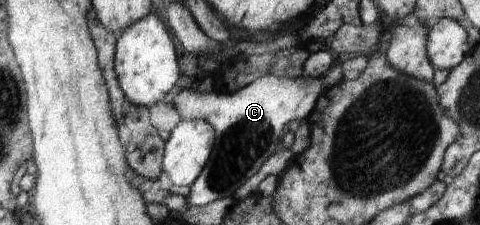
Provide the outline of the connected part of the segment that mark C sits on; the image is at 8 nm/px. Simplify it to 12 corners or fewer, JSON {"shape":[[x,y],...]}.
{"shape":[[267,74],[232,93],[183,89],[215,145],[185,197],[233,197],[306,120],[323,79]]}

